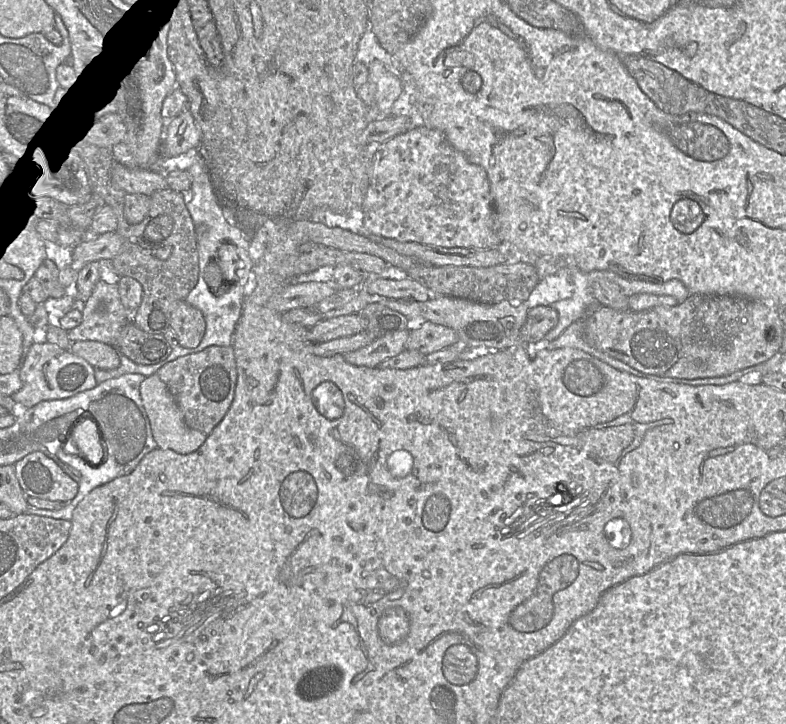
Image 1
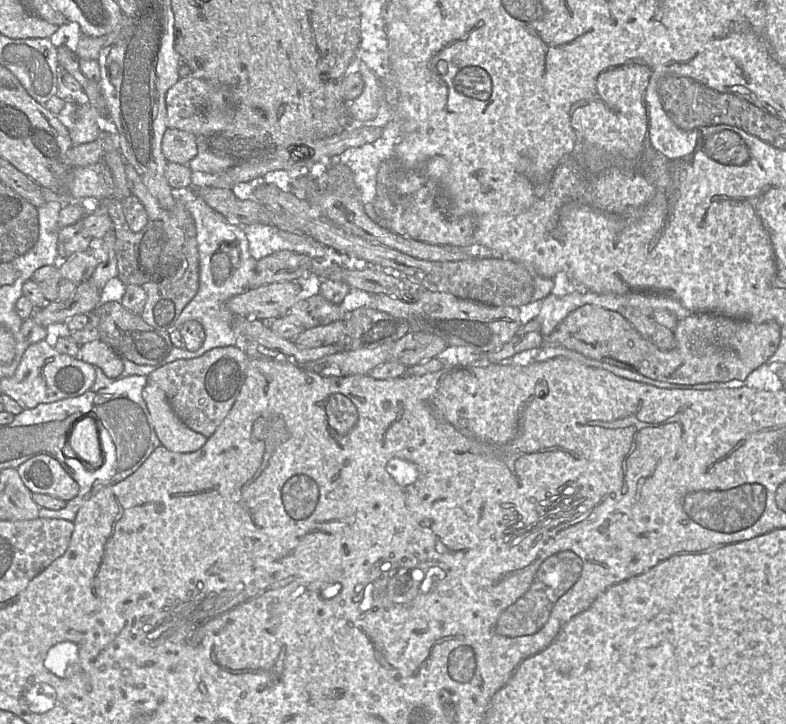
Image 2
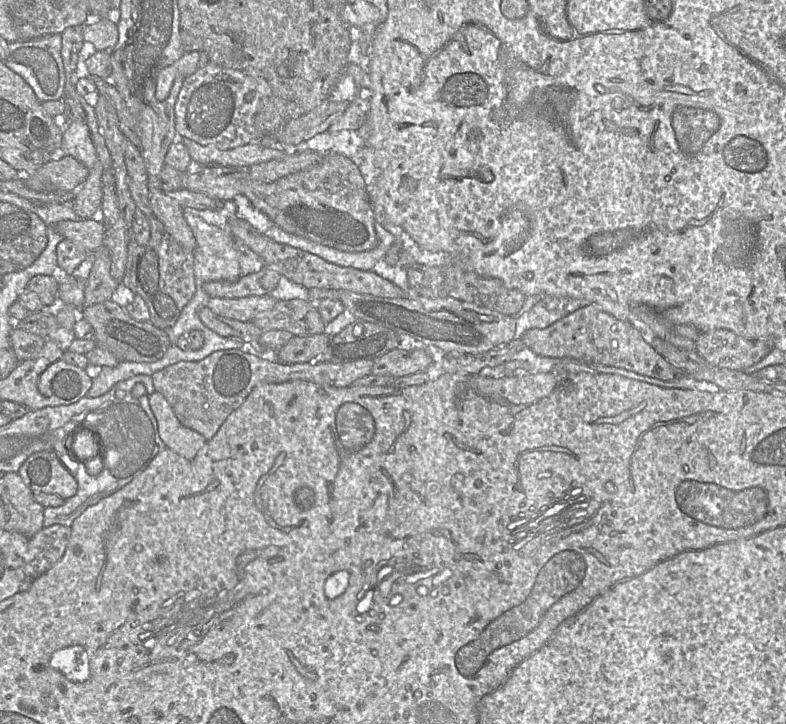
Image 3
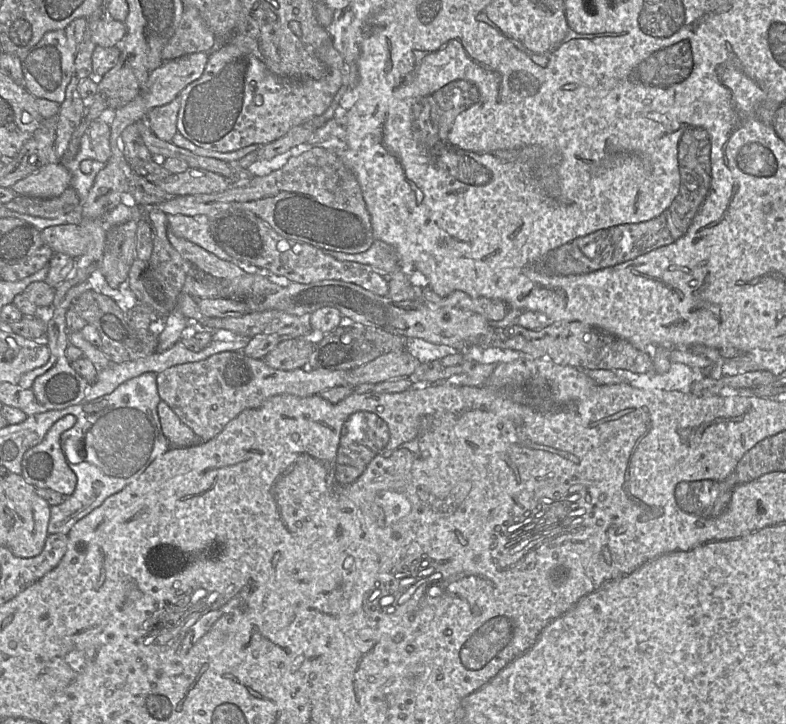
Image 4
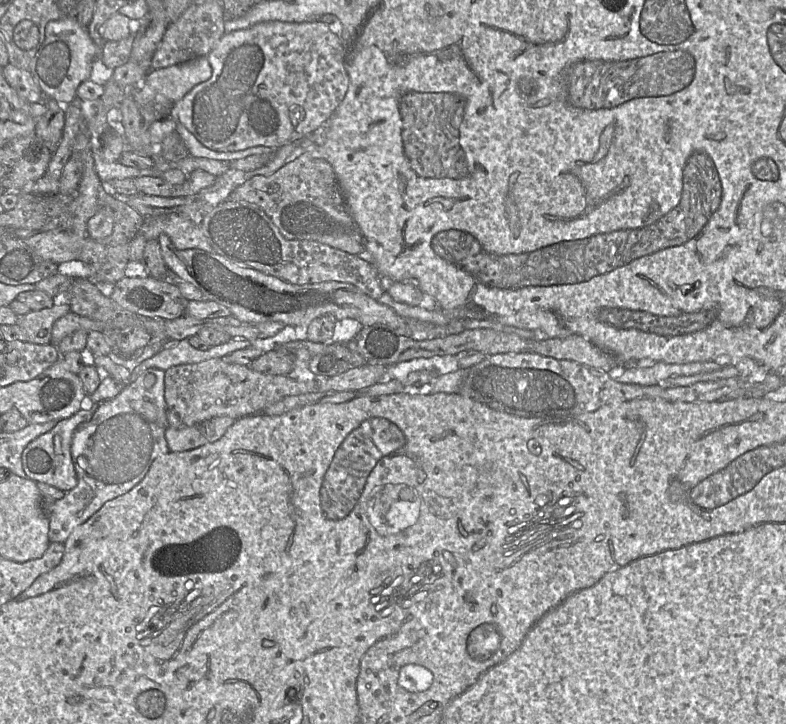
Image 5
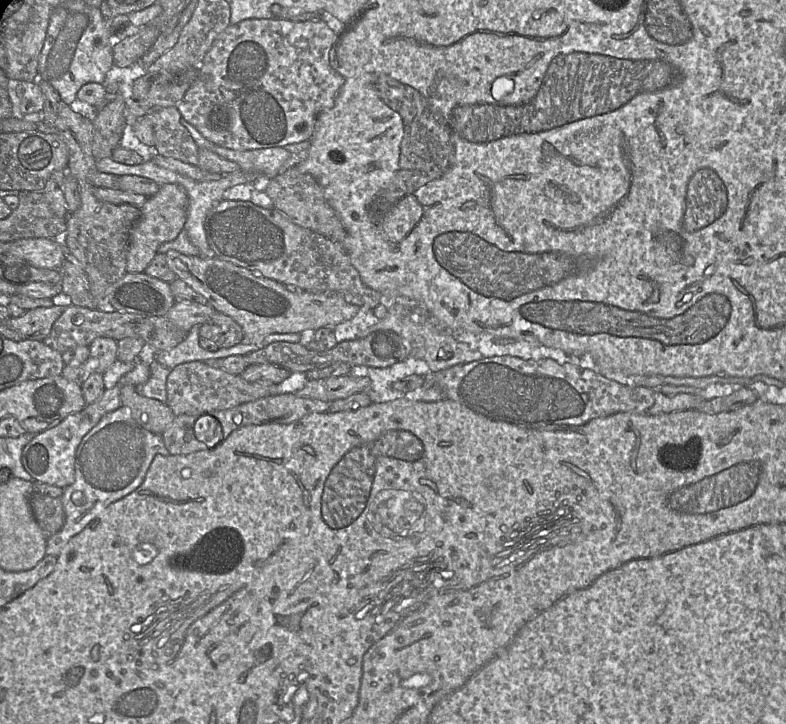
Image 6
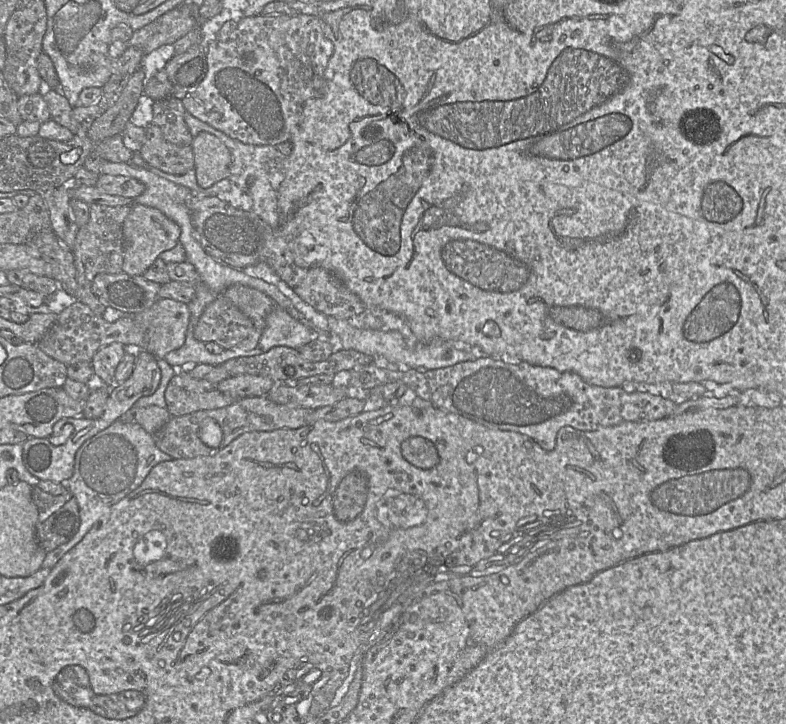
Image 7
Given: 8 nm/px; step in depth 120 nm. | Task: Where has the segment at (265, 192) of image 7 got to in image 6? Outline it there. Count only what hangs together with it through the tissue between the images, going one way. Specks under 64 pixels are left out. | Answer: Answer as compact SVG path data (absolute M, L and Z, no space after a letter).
M181 118L180 123L189 131L199 148L208 149L219 156L236 162L241 170L272 179L279 174L281 166L292 153L284 147L269 147L253 150L233 150L218 146L207 140L193 125Z

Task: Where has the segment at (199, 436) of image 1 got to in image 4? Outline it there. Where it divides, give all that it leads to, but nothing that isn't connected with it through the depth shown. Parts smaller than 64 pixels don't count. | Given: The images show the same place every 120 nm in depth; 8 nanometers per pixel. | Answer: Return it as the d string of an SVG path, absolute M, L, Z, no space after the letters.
M162 400L157 406L160 425L170 447L189 447L200 441L198 436L185 425L175 412Z

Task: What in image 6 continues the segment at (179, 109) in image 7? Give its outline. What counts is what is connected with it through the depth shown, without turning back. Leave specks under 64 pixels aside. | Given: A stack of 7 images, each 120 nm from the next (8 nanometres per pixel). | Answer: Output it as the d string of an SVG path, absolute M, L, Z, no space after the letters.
M177 107L150 110L146 115L154 131L152 153L197 166L199 147L180 123L182 116Z

